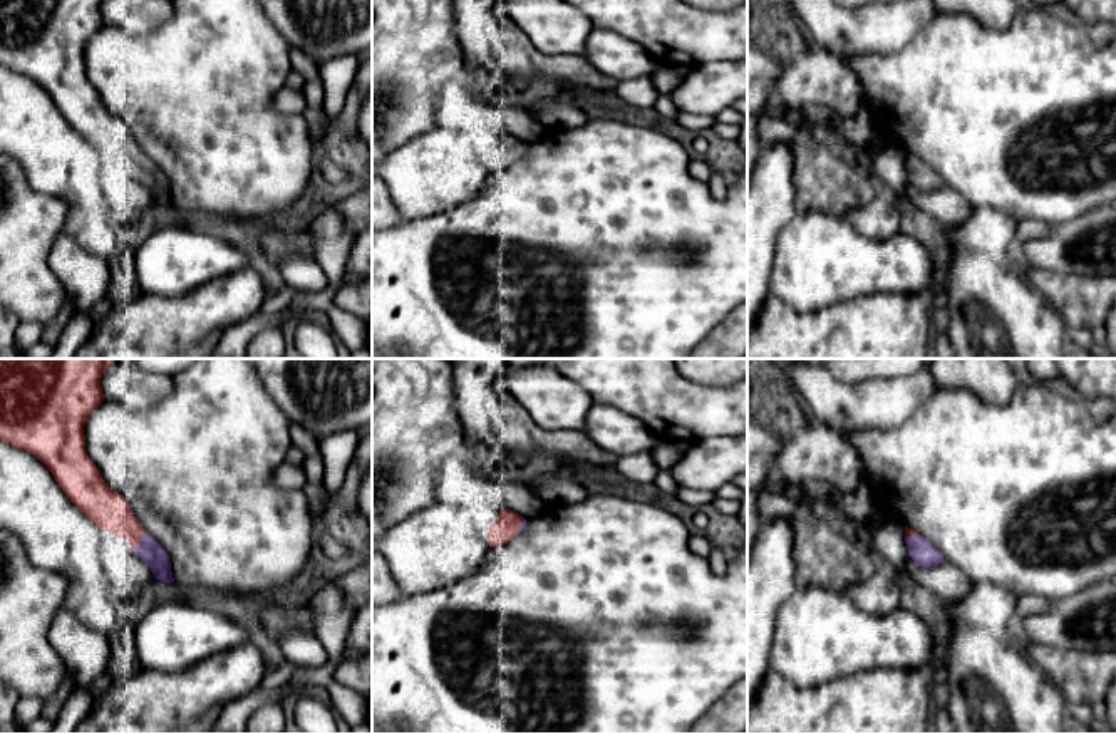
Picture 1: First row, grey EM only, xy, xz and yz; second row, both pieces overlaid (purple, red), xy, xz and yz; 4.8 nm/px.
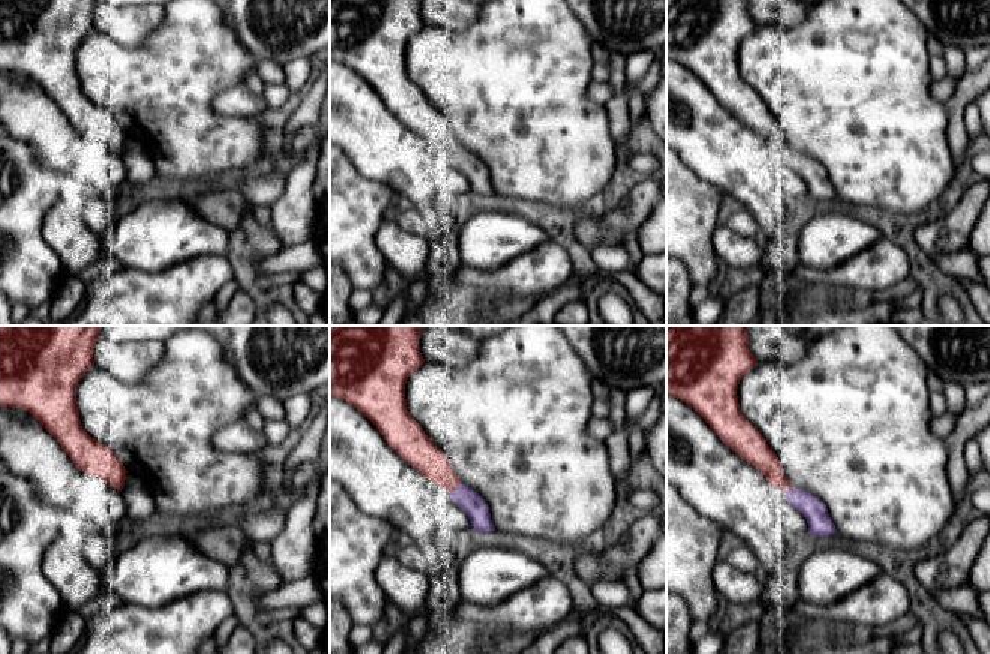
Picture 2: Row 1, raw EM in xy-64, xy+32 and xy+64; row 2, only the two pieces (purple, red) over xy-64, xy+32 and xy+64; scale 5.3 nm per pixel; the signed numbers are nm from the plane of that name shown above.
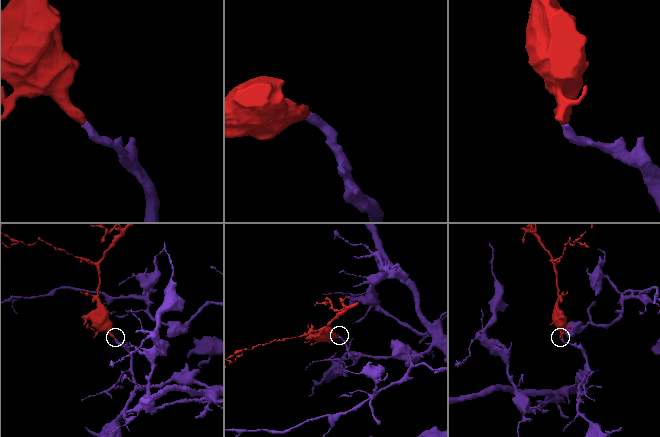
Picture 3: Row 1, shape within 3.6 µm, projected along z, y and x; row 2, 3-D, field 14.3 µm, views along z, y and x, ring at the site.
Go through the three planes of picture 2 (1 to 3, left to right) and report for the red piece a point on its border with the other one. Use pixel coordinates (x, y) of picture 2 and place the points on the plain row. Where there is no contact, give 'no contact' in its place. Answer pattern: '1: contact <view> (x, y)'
1: no contact
2: contact xy+32 (455, 153)
3: contact xy+64 (789, 153)

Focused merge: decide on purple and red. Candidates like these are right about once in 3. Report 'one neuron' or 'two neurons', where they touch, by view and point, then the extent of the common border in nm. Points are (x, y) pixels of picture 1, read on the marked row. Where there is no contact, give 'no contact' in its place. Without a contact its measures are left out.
one neuron; contact xy (138, 542); length 100 nm

